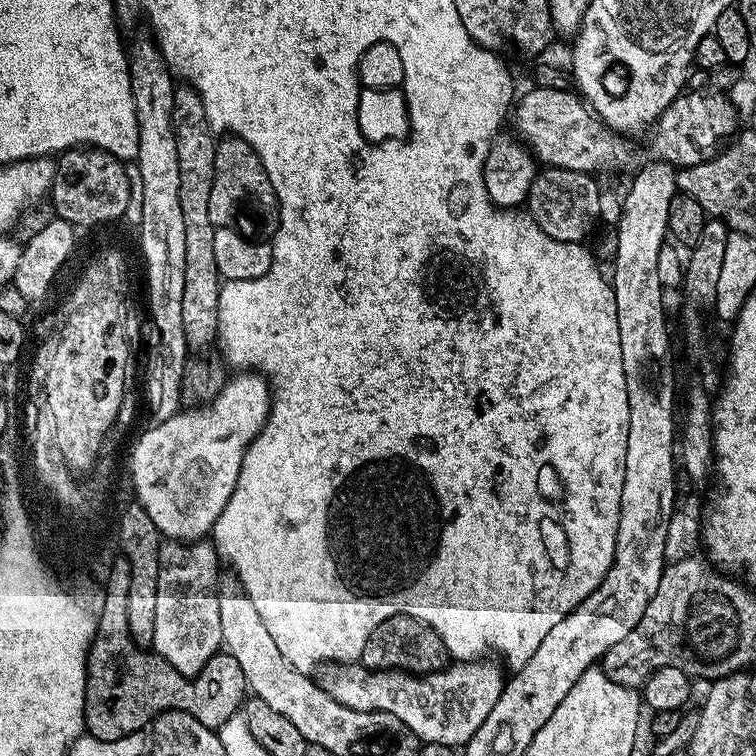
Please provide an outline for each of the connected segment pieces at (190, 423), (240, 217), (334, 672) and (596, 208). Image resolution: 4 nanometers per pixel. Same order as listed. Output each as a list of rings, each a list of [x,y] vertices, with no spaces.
[[[244,370],[225,383],[224,389],[206,406],[192,406],[181,410],[169,421],[153,423],[136,440],[132,448],[132,488],[136,491],[135,503],[150,514],[150,522],[160,531],[161,537],[172,542],[203,540],[218,522],[218,514],[230,502],[238,474],[242,470],[242,458],[246,450],[258,438],[268,420],[272,408],[272,393],[267,380],[252,370]]]
[[[224,138],[217,143],[214,158],[214,182],[210,186],[210,222],[212,227],[235,228],[245,234],[260,234],[264,220],[275,225],[278,220],[278,201],[274,186],[258,158],[258,154],[245,140]]]
[[[491,660],[459,661],[451,663],[447,668],[436,672],[415,673],[400,672],[396,669],[378,671],[365,668],[358,662],[350,664],[328,664],[323,667],[320,685],[334,701],[342,706],[350,706],[355,712],[385,712],[394,714],[416,735],[424,744],[445,744],[450,749],[456,750],[474,738],[474,730],[486,722],[490,710],[494,710],[494,702],[498,702],[506,683],[506,674],[503,667]]]
[[[549,168],[537,171],[534,182],[528,191],[526,201],[526,211],[531,216],[532,221],[550,238],[558,242],[580,242],[582,238],[596,224],[596,219],[600,216],[600,188],[596,185],[597,177],[586,172],[575,172],[565,168]]]

